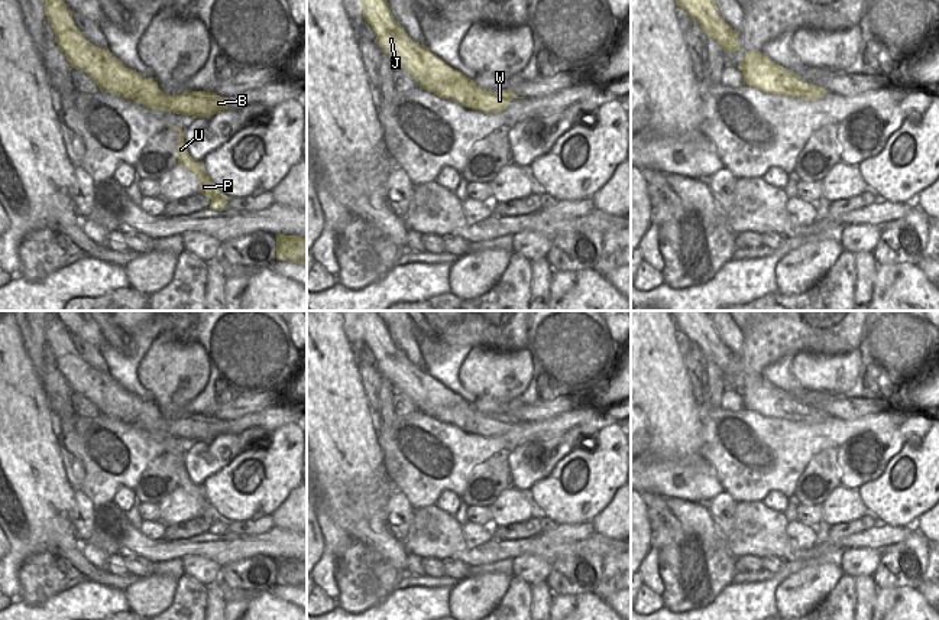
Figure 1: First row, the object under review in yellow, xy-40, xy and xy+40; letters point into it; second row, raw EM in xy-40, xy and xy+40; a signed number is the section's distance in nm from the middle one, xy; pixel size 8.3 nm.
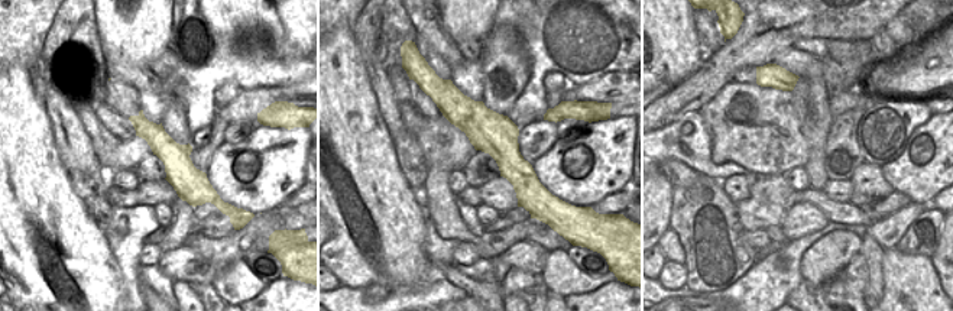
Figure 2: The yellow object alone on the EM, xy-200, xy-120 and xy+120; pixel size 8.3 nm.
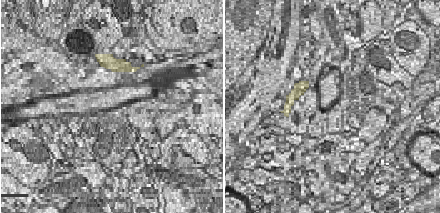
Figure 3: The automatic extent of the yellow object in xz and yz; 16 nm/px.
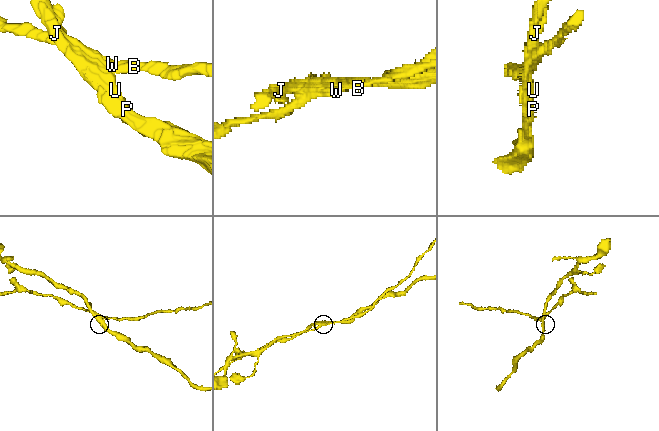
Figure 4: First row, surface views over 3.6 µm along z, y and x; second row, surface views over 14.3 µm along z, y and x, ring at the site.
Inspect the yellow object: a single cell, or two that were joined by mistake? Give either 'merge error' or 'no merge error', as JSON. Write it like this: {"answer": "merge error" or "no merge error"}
{"answer": "merge error"}

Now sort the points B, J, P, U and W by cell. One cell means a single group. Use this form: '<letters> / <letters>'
B W / J P U

